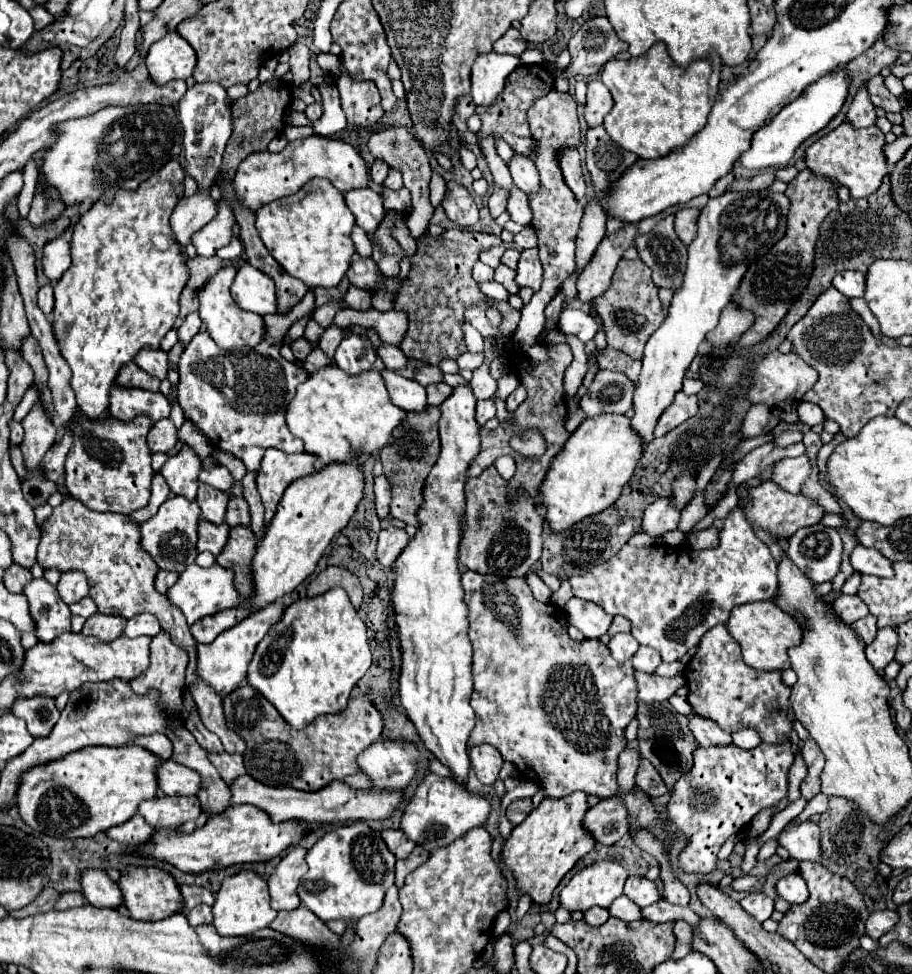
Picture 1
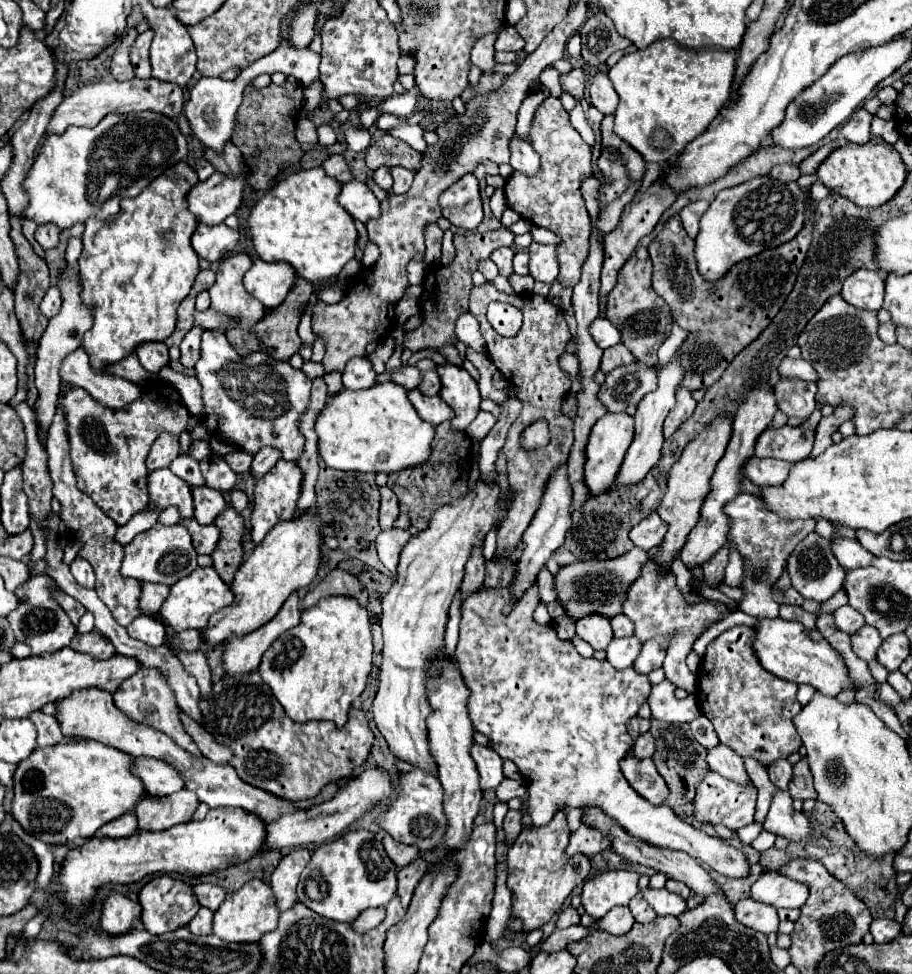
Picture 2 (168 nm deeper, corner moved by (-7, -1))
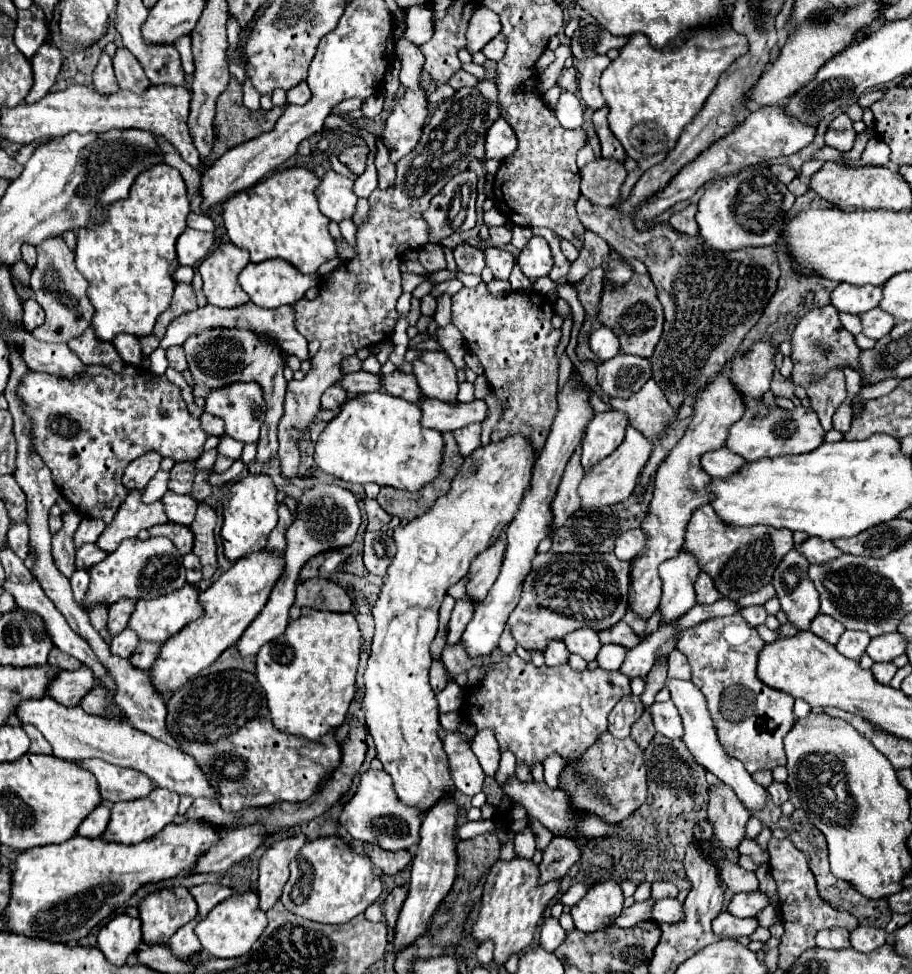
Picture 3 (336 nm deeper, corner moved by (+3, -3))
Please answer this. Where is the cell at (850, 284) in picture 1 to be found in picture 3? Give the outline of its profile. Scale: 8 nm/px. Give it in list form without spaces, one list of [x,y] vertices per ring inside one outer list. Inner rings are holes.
[[[840,282],[832,294],[832,304],[846,314],[862,314],[878,306],[882,298],[882,288],[876,286],[850,286],[848,282]]]

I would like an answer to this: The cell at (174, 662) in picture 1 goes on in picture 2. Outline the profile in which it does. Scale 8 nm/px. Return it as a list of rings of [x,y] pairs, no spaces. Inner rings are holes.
[[[140,668],[134,676],[130,676],[128,680],[124,680],[118,686],[118,690],[112,694],[112,700],[114,700],[116,708],[122,710],[128,718],[164,732],[180,748],[184,748],[186,752],[192,752],[192,756],[202,756],[198,752],[196,744],[192,742],[192,738],[184,732],[184,728],[180,724],[180,718],[178,718],[180,710],[176,708],[176,700],[172,696],[172,690],[168,688],[168,684],[164,684],[164,680],[160,680],[160,676],[156,676],[156,672],[148,672],[148,668]]]

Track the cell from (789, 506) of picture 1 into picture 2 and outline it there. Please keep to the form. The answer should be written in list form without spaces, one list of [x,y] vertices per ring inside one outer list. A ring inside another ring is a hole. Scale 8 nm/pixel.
[[[756,494],[734,496],[724,506],[724,514],[730,518],[728,542],[734,542],[734,546],[738,548],[744,560],[744,568],[750,570],[758,582],[766,584],[776,584],[776,580],[782,576],[782,570],[786,568],[786,560],[792,554],[792,550],[816,526],[816,520],[784,520],[774,512],[768,512],[764,508],[764,502]]]

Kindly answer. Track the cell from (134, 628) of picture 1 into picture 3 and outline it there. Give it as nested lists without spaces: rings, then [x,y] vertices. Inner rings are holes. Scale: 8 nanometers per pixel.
[[[122,630],[122,634],[116,634],[112,640],[110,640],[110,650],[112,654],[118,654],[122,658],[130,658],[130,654],[134,652],[134,646],[138,646],[140,638],[138,634],[134,634],[134,630]]]

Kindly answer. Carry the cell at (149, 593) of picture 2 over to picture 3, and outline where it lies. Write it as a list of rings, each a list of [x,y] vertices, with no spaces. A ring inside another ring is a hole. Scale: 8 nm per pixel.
[[[122,598],[122,602],[116,602],[114,606],[110,606],[108,610],[108,632],[114,636],[118,632],[122,632],[128,626],[130,614],[134,612],[136,606],[136,598]]]

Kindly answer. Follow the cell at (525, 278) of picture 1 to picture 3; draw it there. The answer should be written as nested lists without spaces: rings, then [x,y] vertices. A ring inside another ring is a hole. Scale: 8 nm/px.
[[[540,236],[530,238],[530,242],[522,248],[518,262],[522,266],[522,272],[532,282],[542,276],[548,276],[548,272],[552,270],[552,252],[550,252],[548,242]]]

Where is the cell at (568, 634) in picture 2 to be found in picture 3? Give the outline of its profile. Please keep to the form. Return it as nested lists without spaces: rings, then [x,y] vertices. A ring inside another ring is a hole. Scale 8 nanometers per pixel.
[[[552,638],[548,644],[546,644],[546,650],[544,650],[544,658],[546,658],[546,664],[548,666],[558,666],[562,662],[568,660],[568,650],[564,646],[564,642],[558,642],[558,638]]]

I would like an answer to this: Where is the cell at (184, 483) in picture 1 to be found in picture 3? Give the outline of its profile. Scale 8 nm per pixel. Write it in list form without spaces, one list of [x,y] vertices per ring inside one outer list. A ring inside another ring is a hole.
[[[130,490],[126,502],[116,512],[114,522],[106,526],[106,530],[98,538],[98,546],[102,550],[114,552],[122,540],[136,538],[140,530],[168,522],[166,512],[162,510],[162,500],[144,504],[142,492],[144,490]]]

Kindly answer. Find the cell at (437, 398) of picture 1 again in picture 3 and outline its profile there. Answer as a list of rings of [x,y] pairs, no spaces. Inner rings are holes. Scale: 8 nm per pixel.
[[[396,370],[390,376],[382,376],[382,386],[388,394],[404,398],[408,402],[418,402],[422,398],[422,392],[420,392],[418,382],[414,380],[414,374],[404,374]]]

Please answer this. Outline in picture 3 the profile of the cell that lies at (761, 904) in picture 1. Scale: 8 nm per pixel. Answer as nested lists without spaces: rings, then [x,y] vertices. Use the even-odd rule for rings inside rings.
[[[720,912],[712,924],[712,930],[718,936],[726,936],[726,938],[752,936],[756,928],[758,928],[756,918],[734,918],[734,914],[726,914],[726,912]]]

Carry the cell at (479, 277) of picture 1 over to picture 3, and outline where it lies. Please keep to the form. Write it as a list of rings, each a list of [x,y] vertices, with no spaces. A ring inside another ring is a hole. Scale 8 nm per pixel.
[[[460,244],[454,248],[454,258],[458,264],[458,270],[464,274],[476,274],[480,276],[484,270],[484,252],[466,244]]]

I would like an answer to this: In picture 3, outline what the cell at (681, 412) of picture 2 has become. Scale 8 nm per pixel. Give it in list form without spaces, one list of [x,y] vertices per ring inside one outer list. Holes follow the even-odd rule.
[[[650,378],[646,386],[642,386],[642,390],[632,394],[628,400],[616,398],[610,400],[610,404],[622,410],[628,416],[630,424],[648,438],[656,438],[678,416],[678,412],[670,406],[670,402],[666,402],[666,396],[656,386],[654,378]]]

